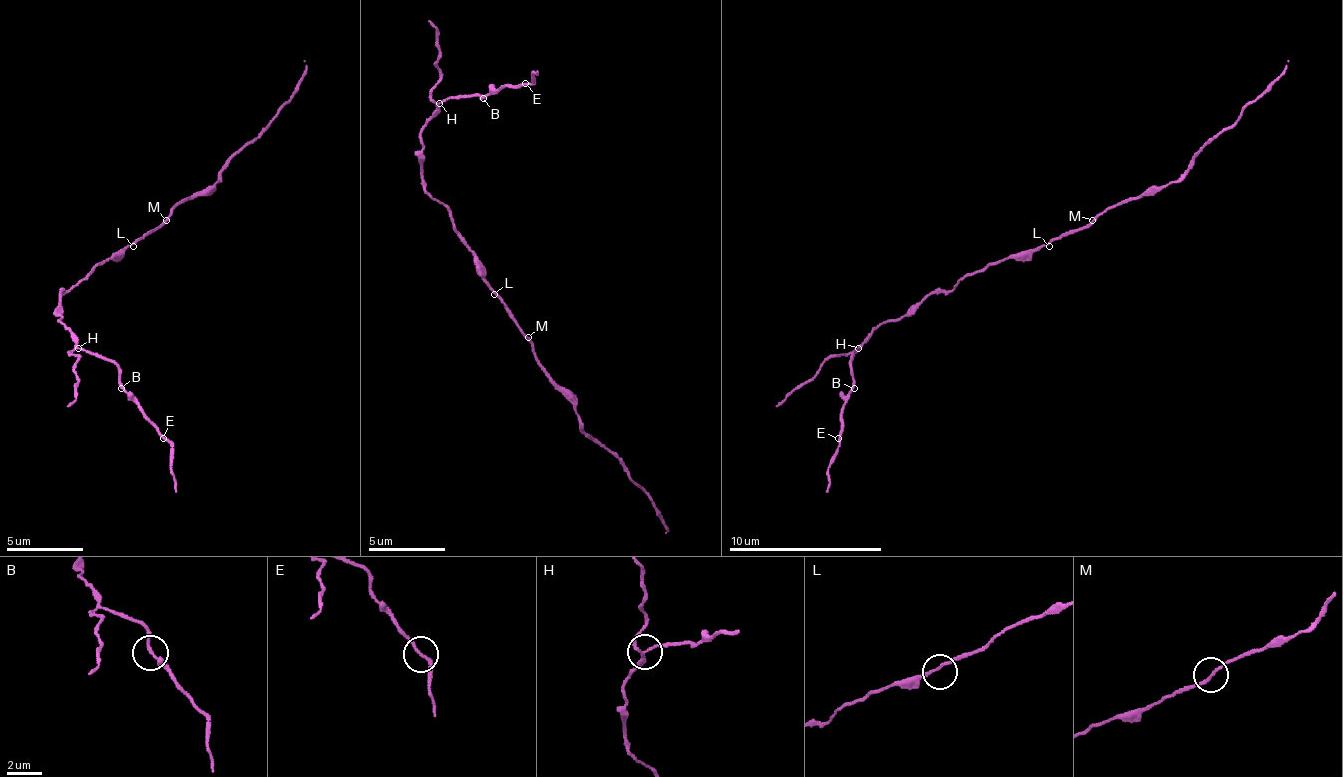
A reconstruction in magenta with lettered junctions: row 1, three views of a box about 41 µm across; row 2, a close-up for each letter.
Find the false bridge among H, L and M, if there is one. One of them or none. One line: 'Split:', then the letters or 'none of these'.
Split: H

